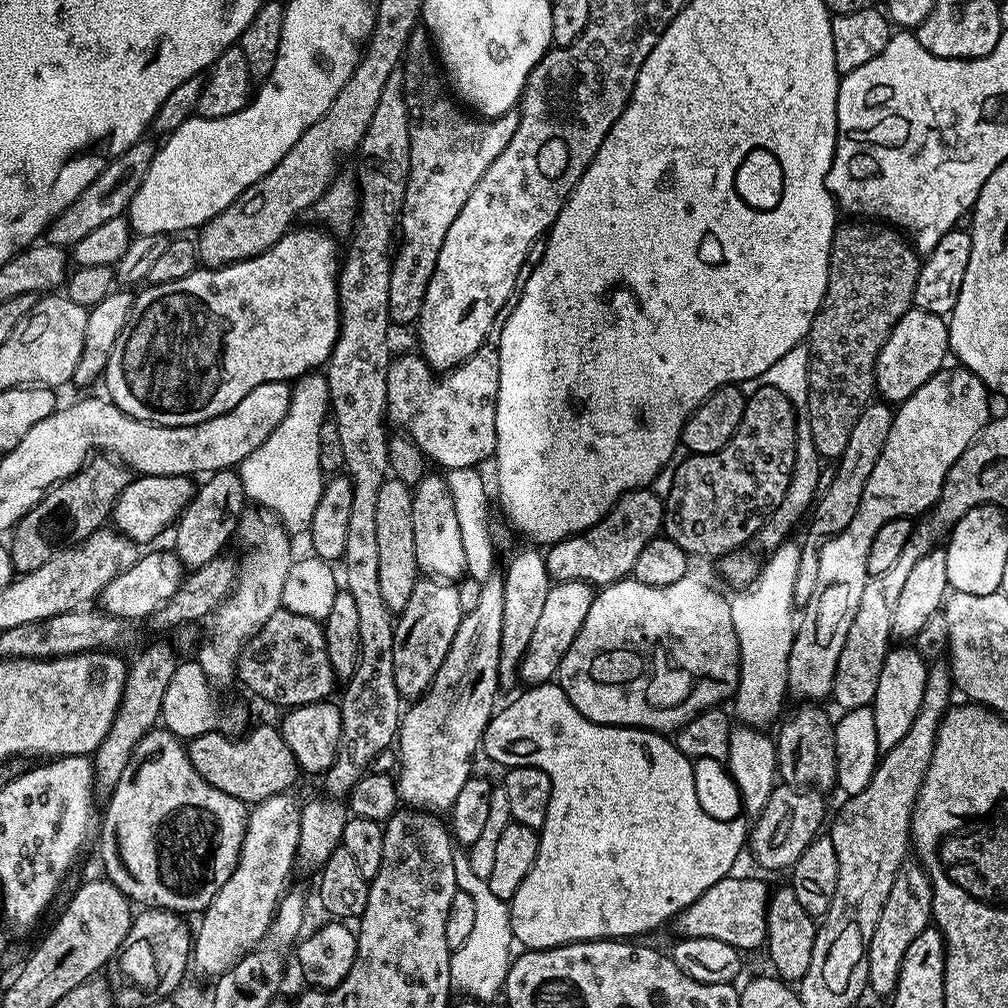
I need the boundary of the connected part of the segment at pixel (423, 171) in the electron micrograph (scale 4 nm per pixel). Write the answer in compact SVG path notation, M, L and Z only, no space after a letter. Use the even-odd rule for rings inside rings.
M413 30L410 34L404 47L402 71L410 126L410 170L398 221L398 232L404 235L404 241L400 249L398 244L392 256L390 274L388 319L393 325L411 325L419 317L426 286L434 274L438 250L446 239L446 230L450 230L450 222L458 218L458 210L462 210L466 198L470 198L470 190L474 190L478 178L486 174L490 162L510 146L510 138L514 138L520 121L516 110L491 118L477 118L467 111L456 112L457 101L451 95L444 96L440 89L438 60L427 31ZM440 172L444 172L444 176L440 176Z

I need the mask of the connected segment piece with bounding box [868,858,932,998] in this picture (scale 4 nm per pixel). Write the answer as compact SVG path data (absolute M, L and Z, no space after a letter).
M908 858L902 866L898 866L898 874L894 874L894 886L890 886L890 894L886 894L886 902L882 906L882 914L878 914L878 926L874 926L870 946L868 947L868 988L876 996L891 997L898 986L898 976L902 970L902 958L906 958L906 950L910 942L922 934L922 930L930 927L932 918L932 887L928 881L928 873L915 859Z

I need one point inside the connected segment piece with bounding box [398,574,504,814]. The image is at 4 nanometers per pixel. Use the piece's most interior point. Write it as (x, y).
(439, 737)

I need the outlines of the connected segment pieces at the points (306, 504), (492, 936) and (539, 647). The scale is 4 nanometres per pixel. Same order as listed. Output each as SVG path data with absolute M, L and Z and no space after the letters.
M324 374L301 376L291 385L292 397L286 418L274 426L274 434L240 463L245 497L257 509L272 512L289 533L303 533L314 518L318 498L326 483L326 473L318 462L320 431L330 416L328 378Z
M454 851L454 874L457 889L474 898L475 917L474 926L466 937L466 942L462 942L462 946L458 946L447 957L449 958L448 976L452 979L453 986L460 991L461 997L487 1002L503 993L504 983L514 959L514 951L512 952L514 937L508 909L509 901L498 898L498 894L490 891L488 882L478 878L478 874L474 874L467 851Z
M561 580L549 587L542 615L530 637L530 646L526 646L526 654L522 654L518 676L521 681L525 680L525 685L549 683L559 673L562 658L566 658L566 650L570 650L574 638L578 638L578 630L582 630L582 622L586 622L596 594L593 585L573 580Z

